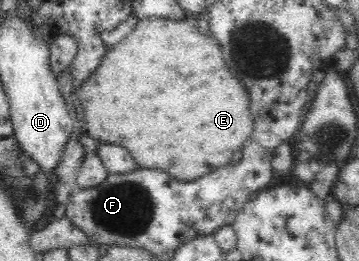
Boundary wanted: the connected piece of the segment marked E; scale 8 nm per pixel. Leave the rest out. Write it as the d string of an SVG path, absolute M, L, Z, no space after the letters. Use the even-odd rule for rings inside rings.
M162 17L140 18L134 29L122 41L119 41L107 51L98 69L85 82L82 82L81 87L75 90L74 93L81 100L80 106L83 108L85 115L82 124L90 137L99 142L122 145L130 151L130 155L141 168L162 169L174 179L183 182L191 182L206 176L219 167L228 167L232 163L232 155L242 149L242 145L250 137L250 133L254 131L254 116L250 112L250 96L244 84L234 76L226 65L222 50L215 38L211 34L201 33L196 26L196 22L193 23L189 19L175 21L174 19L164 19Z

